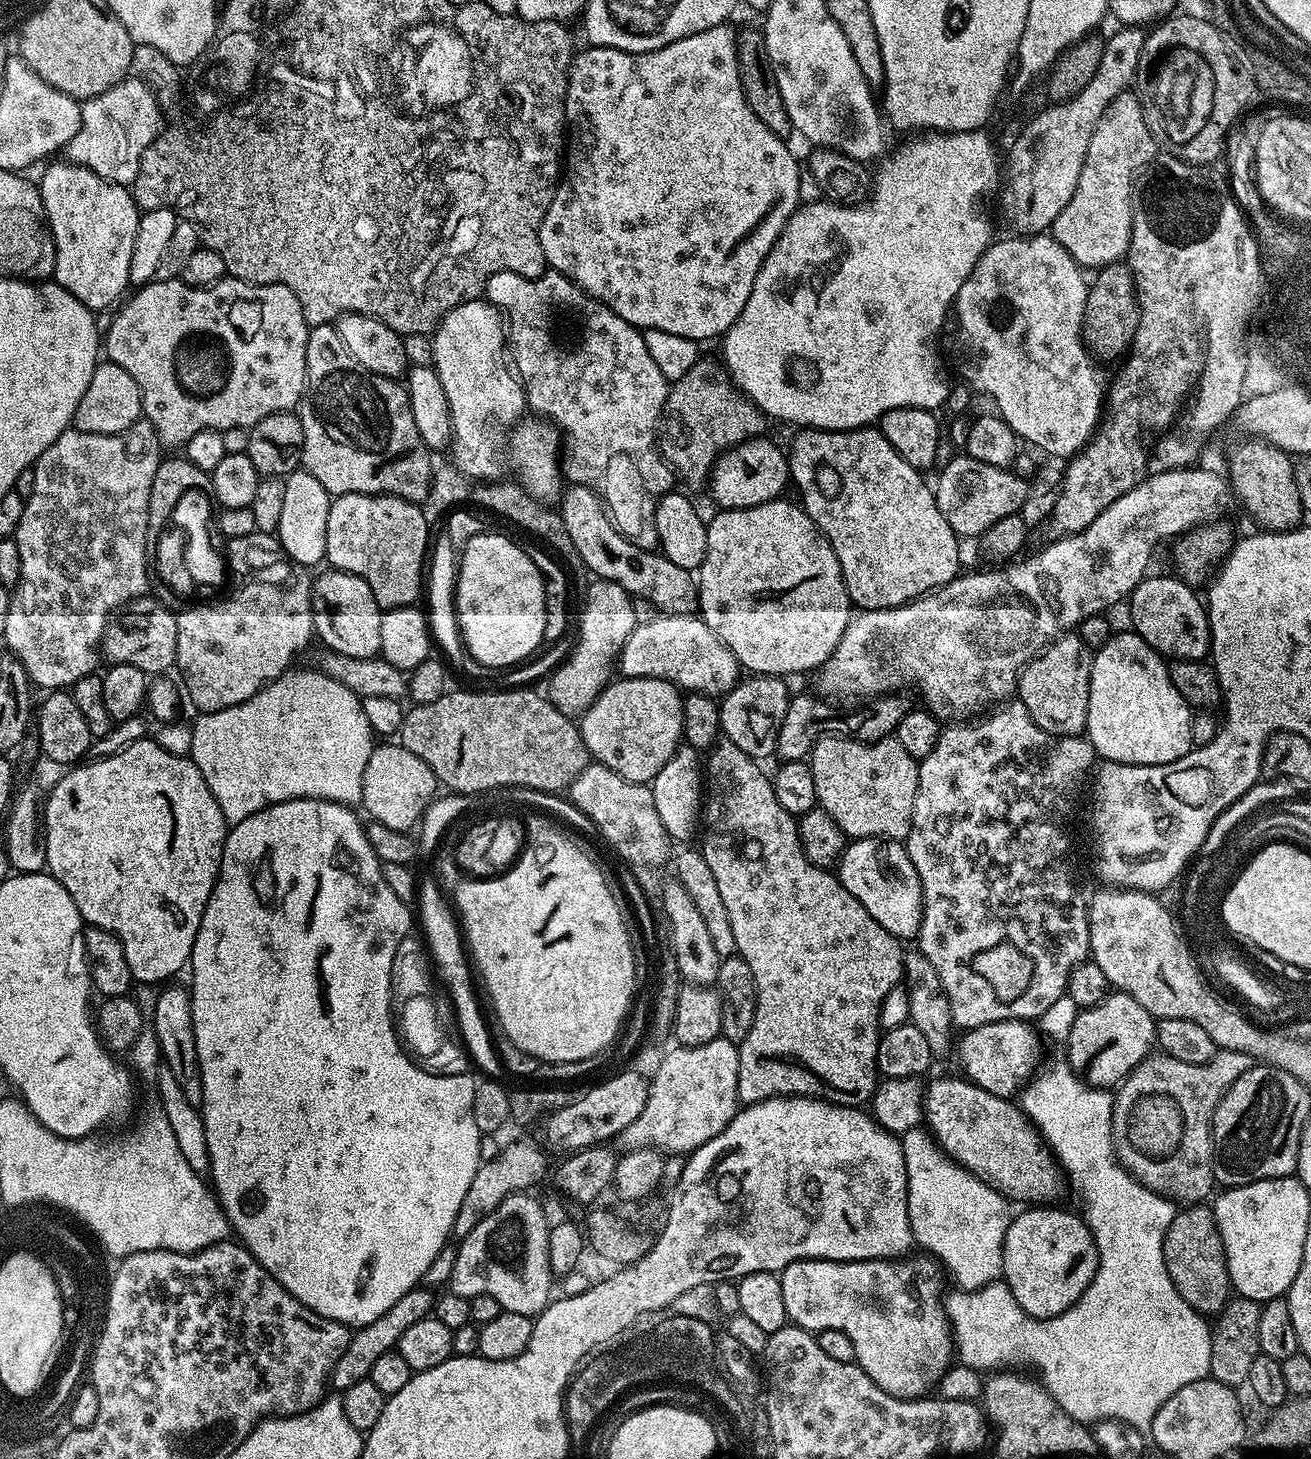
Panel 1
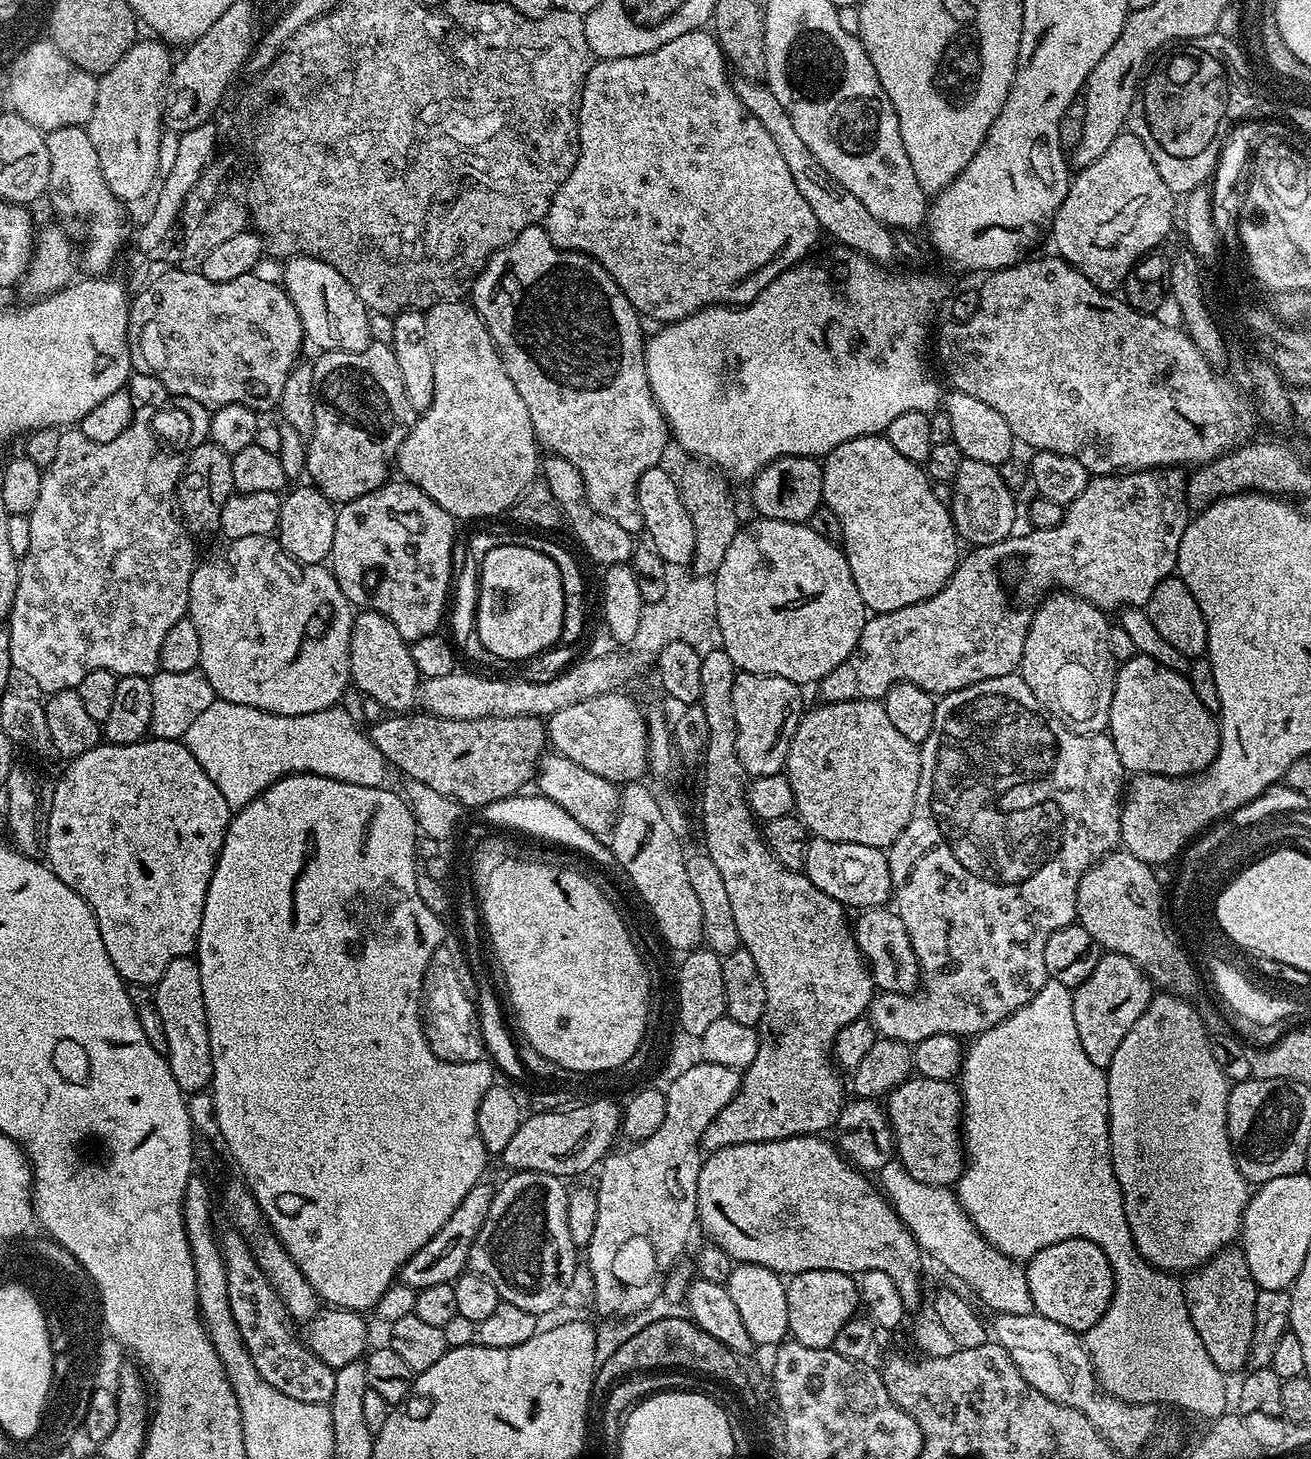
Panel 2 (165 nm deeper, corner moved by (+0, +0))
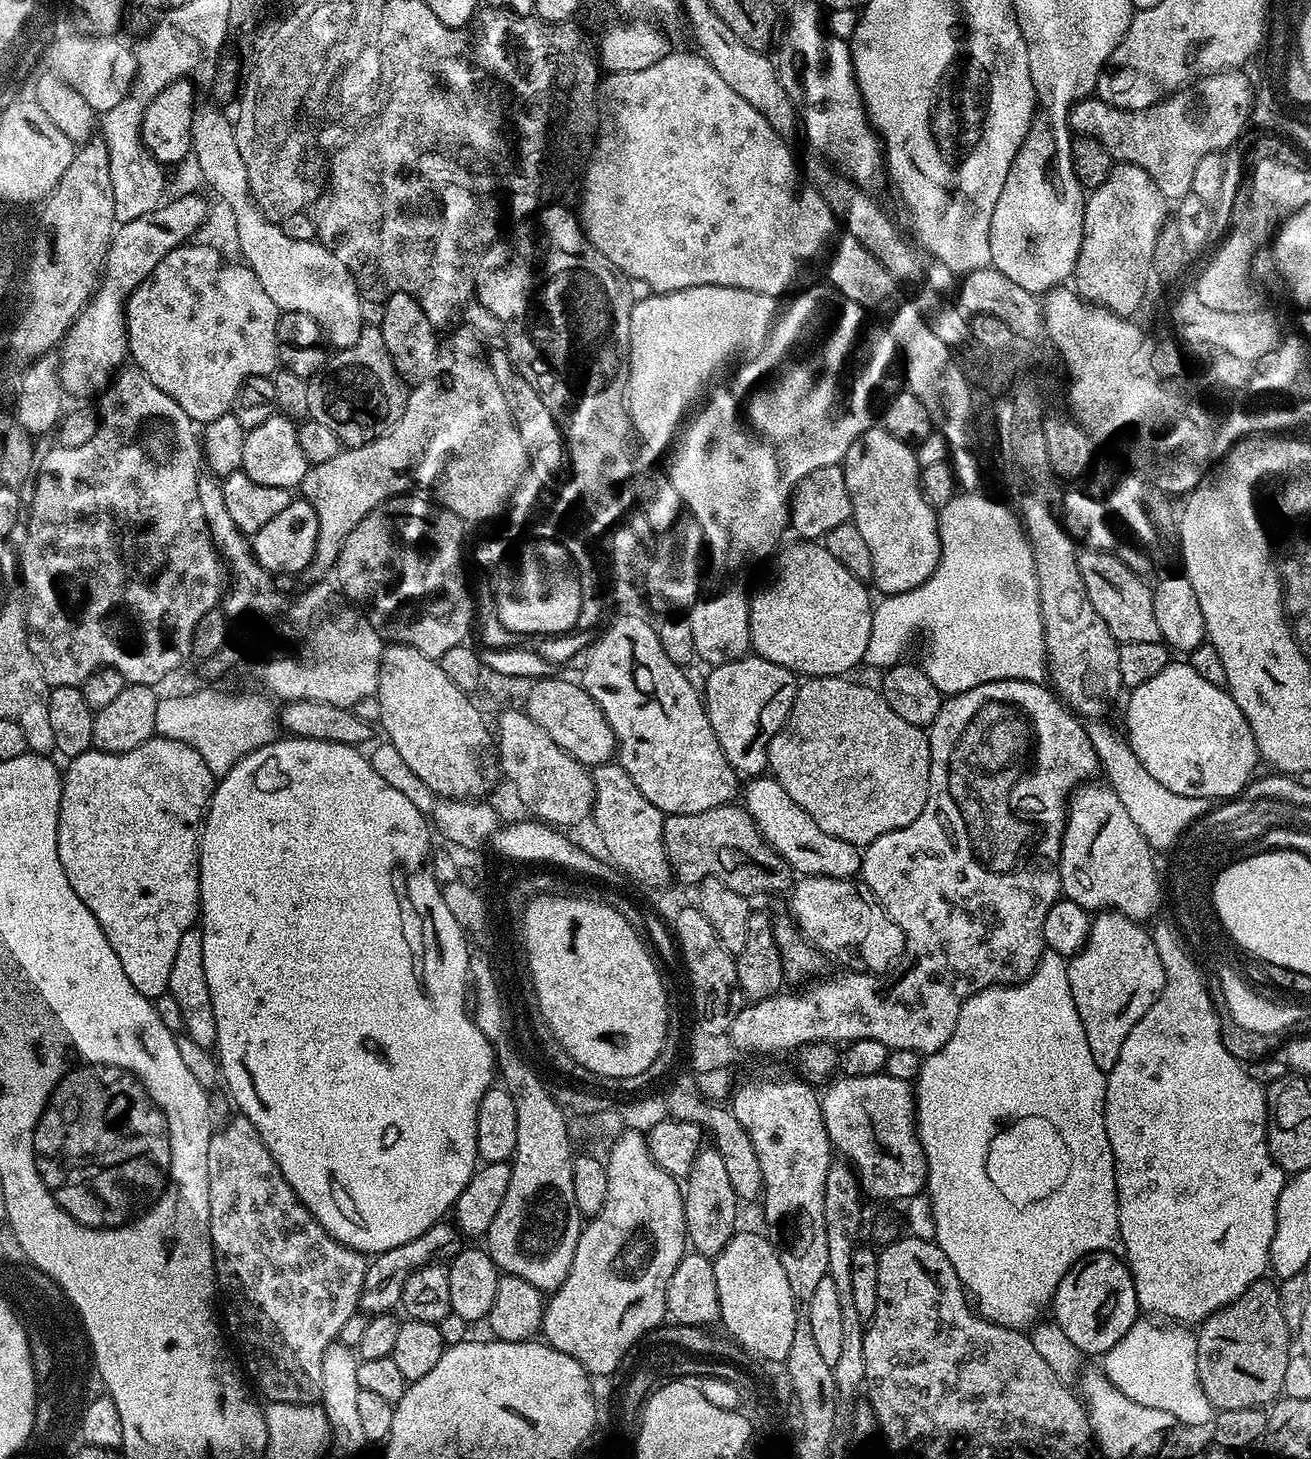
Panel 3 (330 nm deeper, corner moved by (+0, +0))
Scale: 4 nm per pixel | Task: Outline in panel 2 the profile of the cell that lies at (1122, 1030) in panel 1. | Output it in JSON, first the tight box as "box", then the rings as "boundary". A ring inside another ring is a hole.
{"box":[1072,951,1154,1070],"boundary":[[[1110,951],[1101,955],[1098,966],[1094,966],[1094,974],[1072,989],[1078,1042],[1082,1042],[1082,1050],[1086,1050],[1086,1058],[1090,1058],[1094,1066],[1105,1070],[1110,1066],[1118,1046],[1122,1046],[1122,1038],[1126,1038],[1130,1026],[1142,1018],[1153,995],[1154,985],[1148,975],[1129,956]]]}

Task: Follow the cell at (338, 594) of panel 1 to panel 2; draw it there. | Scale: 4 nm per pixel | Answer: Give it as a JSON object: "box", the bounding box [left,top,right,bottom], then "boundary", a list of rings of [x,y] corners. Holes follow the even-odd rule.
{"box":[350,610,422,714],"boundary":[[[360,610],[355,613],[350,634],[350,677],[354,688],[360,694],[374,698],[392,714],[408,714],[417,707],[418,693],[422,683],[419,670],[414,666],[414,658],[409,641],[394,630],[382,614]]]}

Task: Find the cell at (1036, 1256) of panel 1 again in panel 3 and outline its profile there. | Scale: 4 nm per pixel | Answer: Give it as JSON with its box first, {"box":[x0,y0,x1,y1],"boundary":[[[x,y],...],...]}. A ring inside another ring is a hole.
{"box":[1050,1250,1138,1358],"boundary":[[[1105,1250],[1095,1253],[1091,1258],[1075,1260],[1067,1274],[1058,1282],[1050,1305],[1050,1312],[1056,1315],[1056,1327],[1064,1331],[1066,1338],[1074,1342],[1081,1354],[1088,1355],[1089,1352],[1096,1358],[1103,1357],[1104,1353],[1110,1351],[1138,1319],[1132,1272],[1127,1263],[1114,1253],[1115,1251]]]}

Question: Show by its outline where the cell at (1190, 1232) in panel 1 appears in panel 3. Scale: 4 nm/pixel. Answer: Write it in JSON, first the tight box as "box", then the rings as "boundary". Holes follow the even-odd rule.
{"box":[1196,1278,1290,1412],"boundary":[[[1268,1278],[1254,1281],[1237,1300],[1200,1321],[1196,1336],[1198,1380],[1213,1409],[1225,1412],[1271,1405],[1282,1393],[1283,1371],[1286,1370],[1286,1362],[1290,1355],[1288,1336],[1290,1329],[1282,1318],[1280,1289],[1275,1283],[1271,1284]]]}

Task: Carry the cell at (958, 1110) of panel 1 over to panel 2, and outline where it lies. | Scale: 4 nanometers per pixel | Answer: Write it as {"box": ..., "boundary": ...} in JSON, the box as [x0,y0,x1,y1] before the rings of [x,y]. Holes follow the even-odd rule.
{"box":[886,1075,966,1186],"boundary":[[[913,1075],[886,1097],[886,1108],[906,1112],[918,1128],[916,1142],[920,1145],[920,1176],[918,1182],[952,1186],[966,1170],[966,1149],[962,1135],[964,1101],[953,1081]]]}

